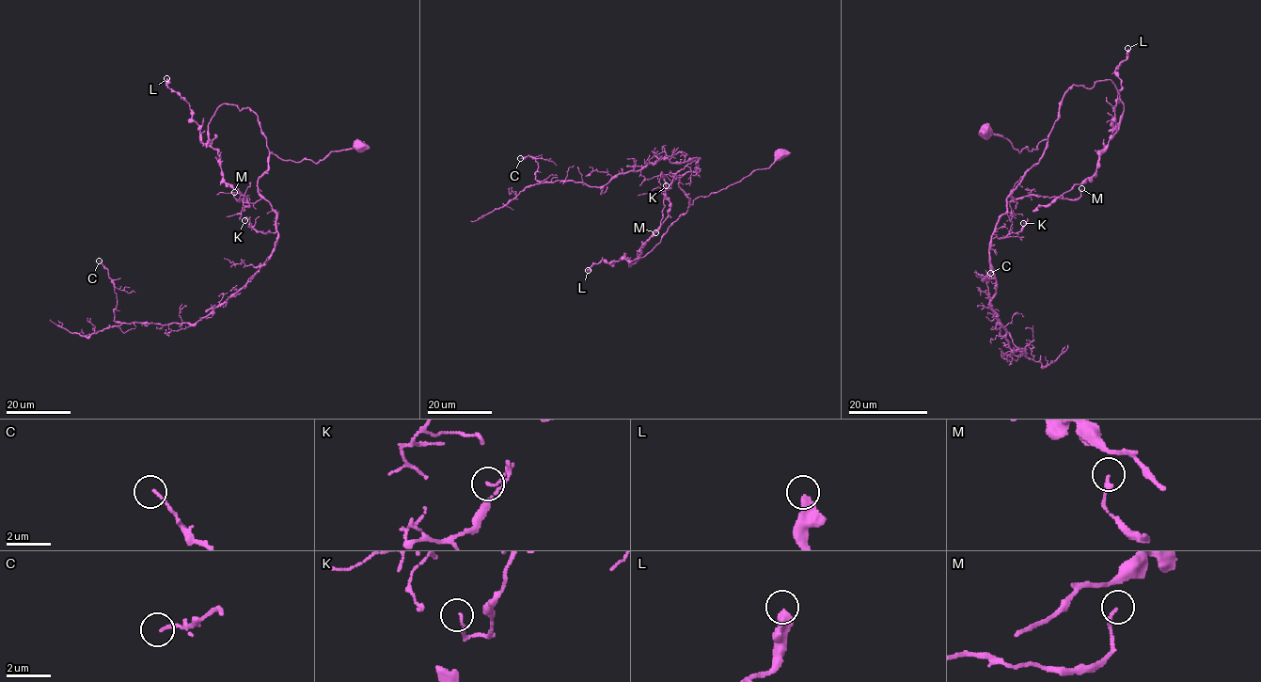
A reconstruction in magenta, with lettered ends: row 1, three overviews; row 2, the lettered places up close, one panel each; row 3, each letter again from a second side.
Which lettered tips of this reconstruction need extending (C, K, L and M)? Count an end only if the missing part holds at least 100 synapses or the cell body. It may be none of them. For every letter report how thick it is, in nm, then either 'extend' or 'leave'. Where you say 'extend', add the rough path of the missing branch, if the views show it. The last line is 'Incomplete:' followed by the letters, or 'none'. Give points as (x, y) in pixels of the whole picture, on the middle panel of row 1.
C: calibre 110 nm; leave
K: calibre 90 nm; leave
L: calibre 400 nm; leave
M: calibre 80 nm; leave
Incomplete: none

